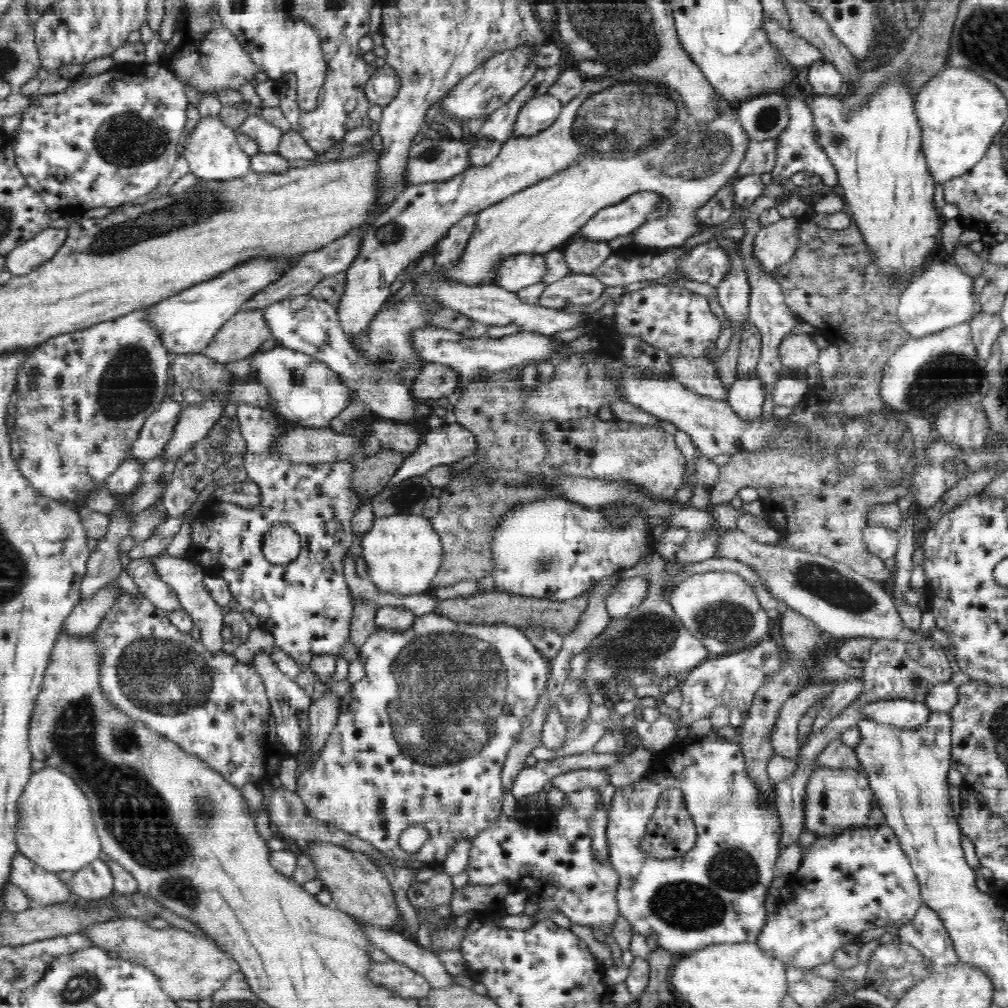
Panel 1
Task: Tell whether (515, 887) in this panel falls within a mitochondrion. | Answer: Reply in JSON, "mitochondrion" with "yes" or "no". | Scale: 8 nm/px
{"mitochondrion":"no"}

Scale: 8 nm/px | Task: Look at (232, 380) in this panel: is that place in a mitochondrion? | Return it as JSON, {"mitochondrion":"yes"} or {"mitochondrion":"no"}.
{"mitochondrion":"no"}

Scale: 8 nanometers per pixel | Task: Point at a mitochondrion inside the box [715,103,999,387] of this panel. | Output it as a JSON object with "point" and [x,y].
{"point":[766,120]}

